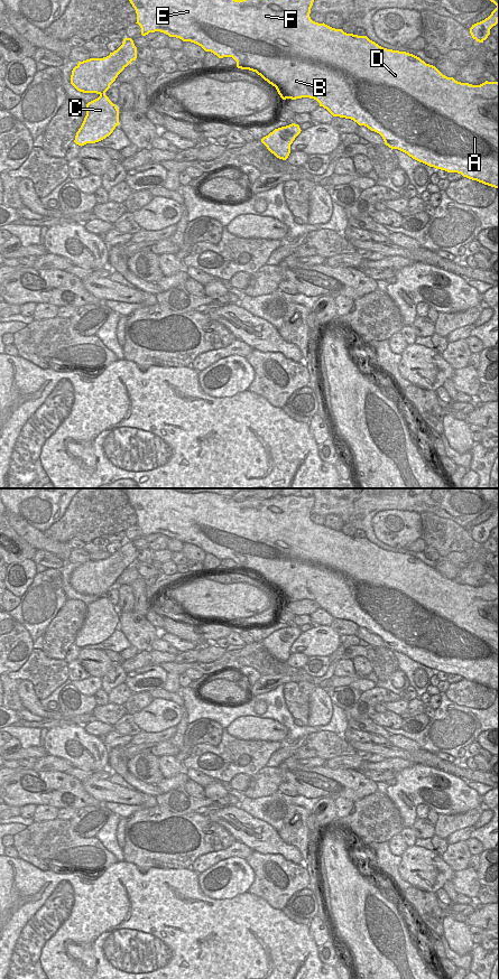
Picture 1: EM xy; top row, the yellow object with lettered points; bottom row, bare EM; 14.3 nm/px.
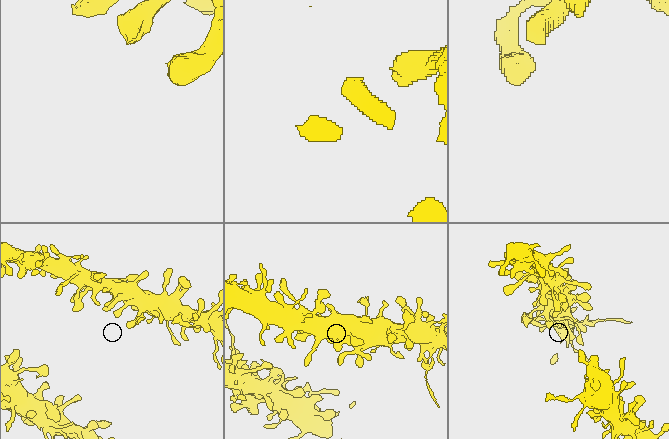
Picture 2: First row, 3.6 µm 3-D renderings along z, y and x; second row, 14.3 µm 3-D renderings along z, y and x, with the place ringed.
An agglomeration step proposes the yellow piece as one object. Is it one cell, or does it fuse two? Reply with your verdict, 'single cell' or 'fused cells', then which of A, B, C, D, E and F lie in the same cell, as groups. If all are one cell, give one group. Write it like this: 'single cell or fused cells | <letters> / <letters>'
single cell | A B C D E F

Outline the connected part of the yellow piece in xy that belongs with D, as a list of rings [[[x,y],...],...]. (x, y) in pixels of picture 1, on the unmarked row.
[[[122,488],[128,501],[137,515],[137,524],[141,530],[141,537],[160,533],[169,539],[176,539],[183,543],[191,543],[201,548],[205,553],[211,553],[219,560],[232,559],[237,563],[237,569],[256,574],[265,582],[276,589],[283,602],[286,600],[314,600],[320,608],[326,610],[333,618],[351,621],[359,627],[364,627],[371,633],[379,635],[385,646],[391,652],[398,651],[407,655],[413,661],[423,664],[429,669],[445,672],[447,674],[458,674],[463,679],[477,682],[484,687],[499,690],[499,585],[488,584],[480,587],[461,585],[453,579],[443,577],[435,568],[426,566],[419,559],[399,552],[387,551],[367,538],[346,535],[342,531],[335,531],[327,526],[315,524],[311,521],[311,510],[314,504],[314,496],[302,497],[301,495],[272,496],[270,498],[250,498],[242,502],[235,502],[231,496],[219,495],[214,493],[179,493],[172,488]]]

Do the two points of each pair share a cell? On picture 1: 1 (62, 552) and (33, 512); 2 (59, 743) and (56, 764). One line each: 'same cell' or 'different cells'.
1: different cells
2: different cells

